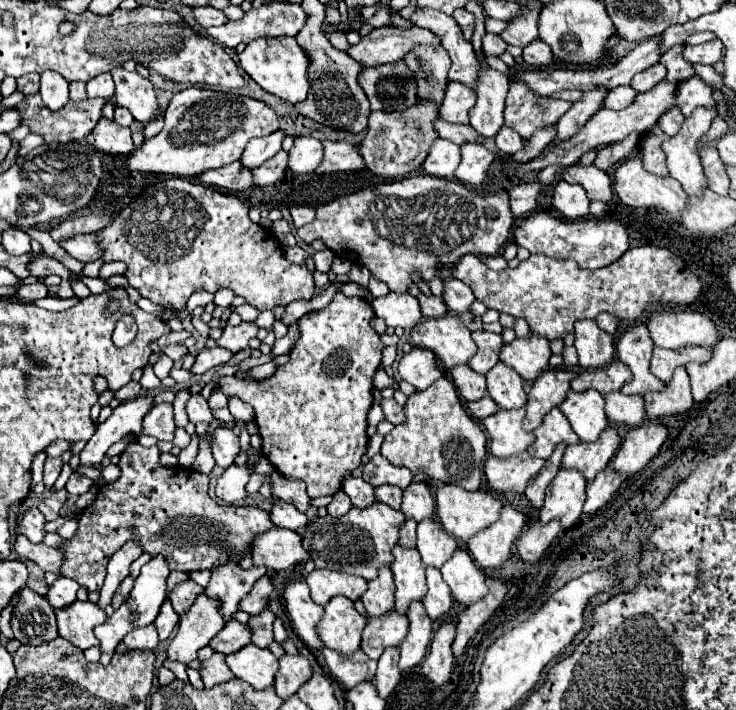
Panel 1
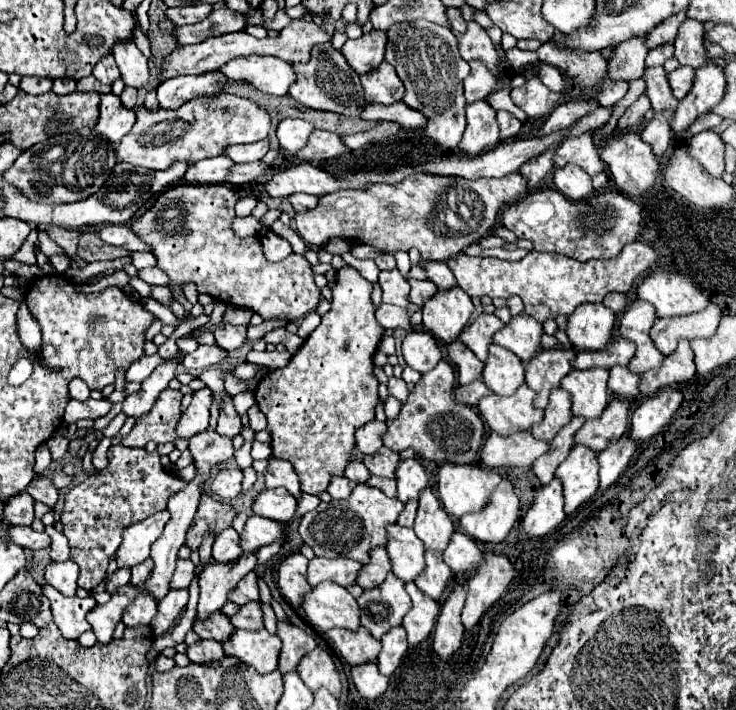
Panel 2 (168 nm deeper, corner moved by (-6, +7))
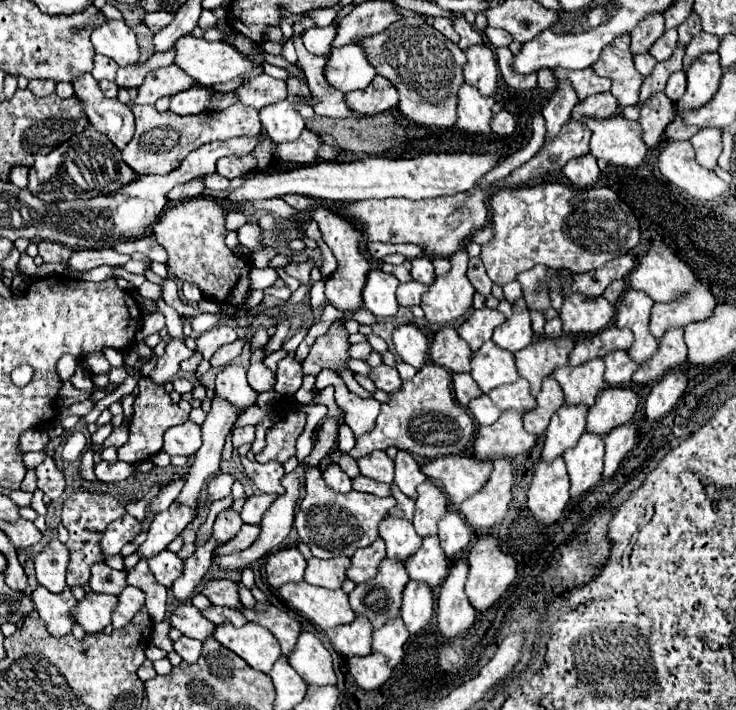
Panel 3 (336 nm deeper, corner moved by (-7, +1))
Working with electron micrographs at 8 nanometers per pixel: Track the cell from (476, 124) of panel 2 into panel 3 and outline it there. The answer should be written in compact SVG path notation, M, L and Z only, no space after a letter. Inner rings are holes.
M465 84L463 90L459 90L457 128L463 130L465 134L491 134L491 118L493 118L491 106L493 104L495 104L493 98L483 98L483 96L479 96L479 92L475 92L475 88L471 88L469 84Z

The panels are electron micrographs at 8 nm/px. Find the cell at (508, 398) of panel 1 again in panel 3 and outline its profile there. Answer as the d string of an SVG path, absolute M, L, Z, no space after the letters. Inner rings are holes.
M491 340L479 348L479 352L473 354L471 360L471 376L479 384L481 392L487 394L497 386L513 384L519 380L519 372L515 368L513 354L507 350L501 350Z

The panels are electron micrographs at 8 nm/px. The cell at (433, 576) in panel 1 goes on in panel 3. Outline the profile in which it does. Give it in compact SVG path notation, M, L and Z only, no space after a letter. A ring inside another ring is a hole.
M427 536L423 540L423 546L411 560L405 564L405 570L411 580L425 582L429 588L437 588L443 584L447 570L449 570L449 560L443 556L443 550L439 546L437 536Z

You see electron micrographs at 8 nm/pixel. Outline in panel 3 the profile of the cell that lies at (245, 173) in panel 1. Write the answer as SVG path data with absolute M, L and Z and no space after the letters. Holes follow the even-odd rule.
M195 178L195 180L189 180L187 184L175 186L175 188L169 192L169 200L187 200L187 198L197 198L197 196L201 196L205 190L207 190L207 186L205 186L203 178Z

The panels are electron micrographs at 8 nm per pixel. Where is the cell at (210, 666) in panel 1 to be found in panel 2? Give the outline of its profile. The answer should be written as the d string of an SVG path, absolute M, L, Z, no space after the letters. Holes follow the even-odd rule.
M200 640L186 648L186 656L190 662L208 662L208 660L220 660L224 656L222 644L216 640Z

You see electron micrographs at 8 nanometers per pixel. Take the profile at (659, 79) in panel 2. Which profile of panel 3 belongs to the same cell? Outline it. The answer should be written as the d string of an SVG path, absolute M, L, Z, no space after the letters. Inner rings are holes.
M643 54L643 56L635 56L635 68L641 72L641 76L649 76L655 68L655 58L651 54Z

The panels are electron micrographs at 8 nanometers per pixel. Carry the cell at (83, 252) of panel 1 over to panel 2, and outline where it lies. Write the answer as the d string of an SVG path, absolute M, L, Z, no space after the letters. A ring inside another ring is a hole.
M114 224L114 226L104 226L98 236L106 242L106 244L114 244L114 246L122 246L126 250L132 252L150 252L150 246L146 246L146 242L142 242L126 224Z

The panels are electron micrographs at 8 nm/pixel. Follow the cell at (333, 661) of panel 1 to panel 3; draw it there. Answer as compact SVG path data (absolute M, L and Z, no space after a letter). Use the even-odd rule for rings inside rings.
M357 616L353 624L345 624L345 626L327 630L327 636L329 636L329 642L333 644L333 648L347 658L373 654L373 650L371 650L373 628L371 628L371 622L363 620L361 616Z

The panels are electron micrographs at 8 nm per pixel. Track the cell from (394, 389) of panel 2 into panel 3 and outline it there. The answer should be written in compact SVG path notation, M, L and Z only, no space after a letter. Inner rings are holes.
M381 364L379 368L375 368L373 372L371 372L373 376L373 382L375 382L375 386L379 388L379 390L385 390L385 392L389 392L389 394L395 394L395 392L399 392L401 390L401 378L399 378L399 372L395 370L395 368L389 368L389 366L385 366L385 364Z

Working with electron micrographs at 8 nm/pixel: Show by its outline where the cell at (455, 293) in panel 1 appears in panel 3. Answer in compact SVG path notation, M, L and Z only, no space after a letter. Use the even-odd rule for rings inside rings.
M427 256L415 258L413 262L409 262L409 268L411 268L413 280L417 280L417 282L421 282L425 286L431 286L433 280L437 278L435 276L435 268L433 268L433 262Z

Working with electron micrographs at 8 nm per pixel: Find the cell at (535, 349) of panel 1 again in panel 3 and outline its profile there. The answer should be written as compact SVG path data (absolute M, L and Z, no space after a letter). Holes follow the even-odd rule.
M517 300L513 304L513 316L507 318L499 328L493 332L493 342L509 352L519 352L521 348L527 348L533 342L533 330L531 330L531 318L525 300Z

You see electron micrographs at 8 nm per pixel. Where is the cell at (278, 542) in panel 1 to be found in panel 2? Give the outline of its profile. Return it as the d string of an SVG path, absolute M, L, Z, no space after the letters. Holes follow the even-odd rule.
M250 516L240 534L240 546L244 550L254 550L254 548L272 544L280 536L282 536L280 522L274 522L270 518L262 518L262 516Z

